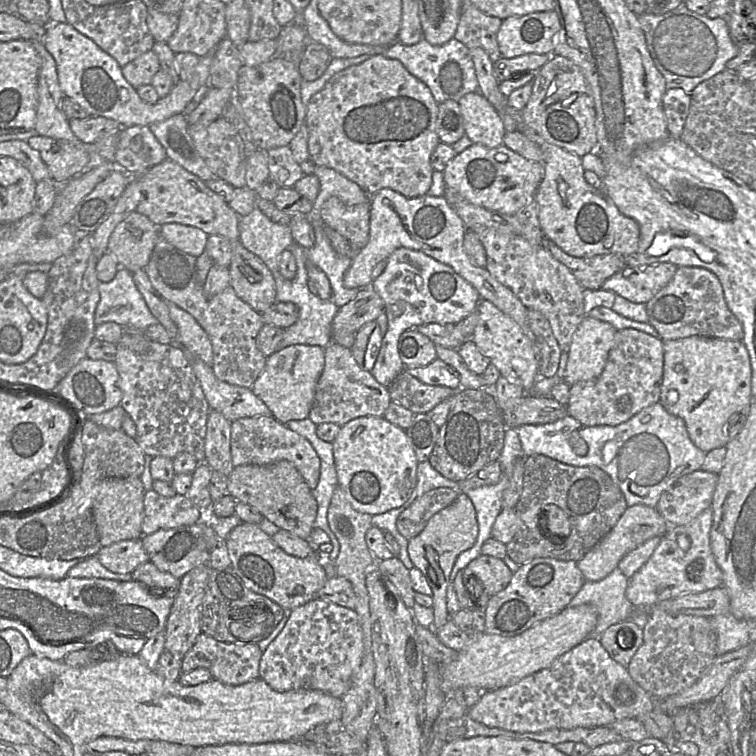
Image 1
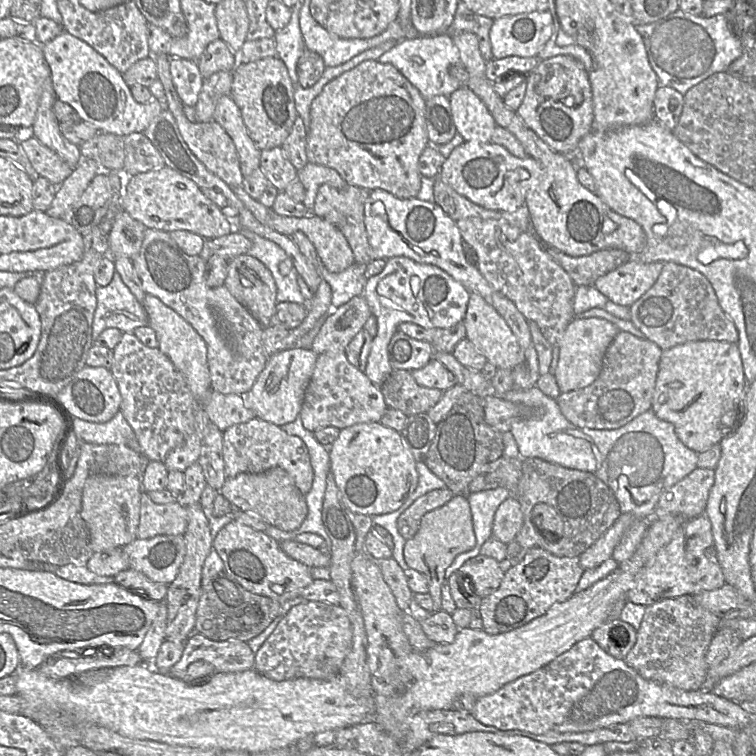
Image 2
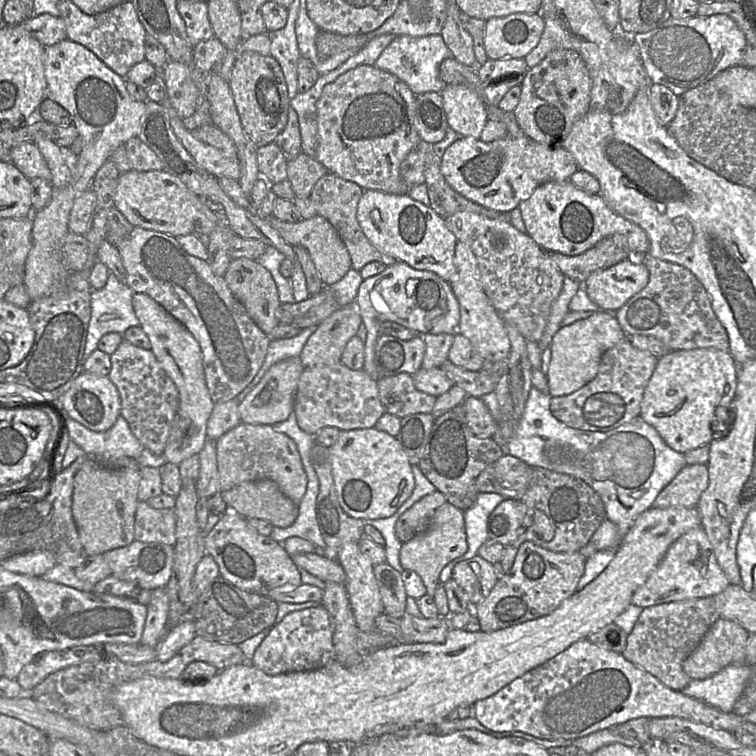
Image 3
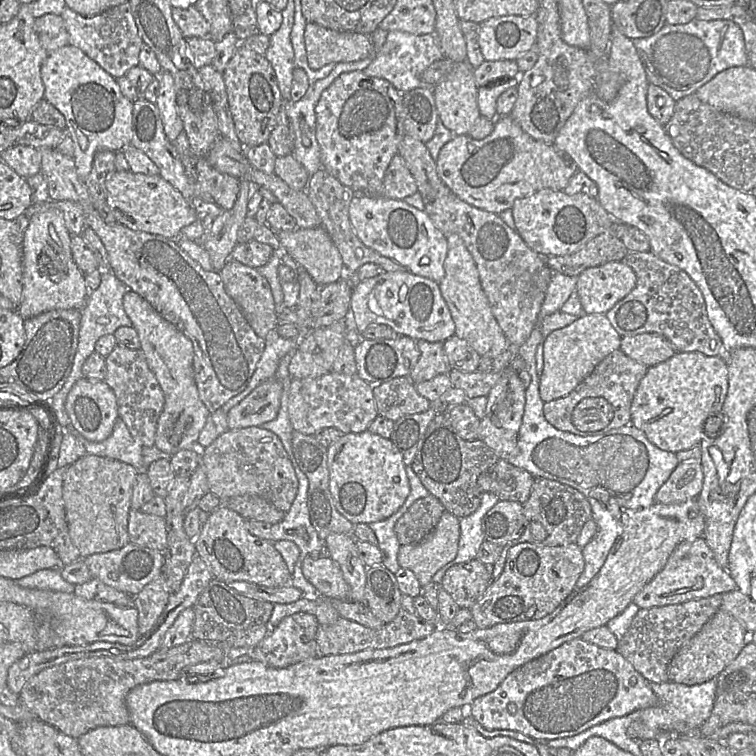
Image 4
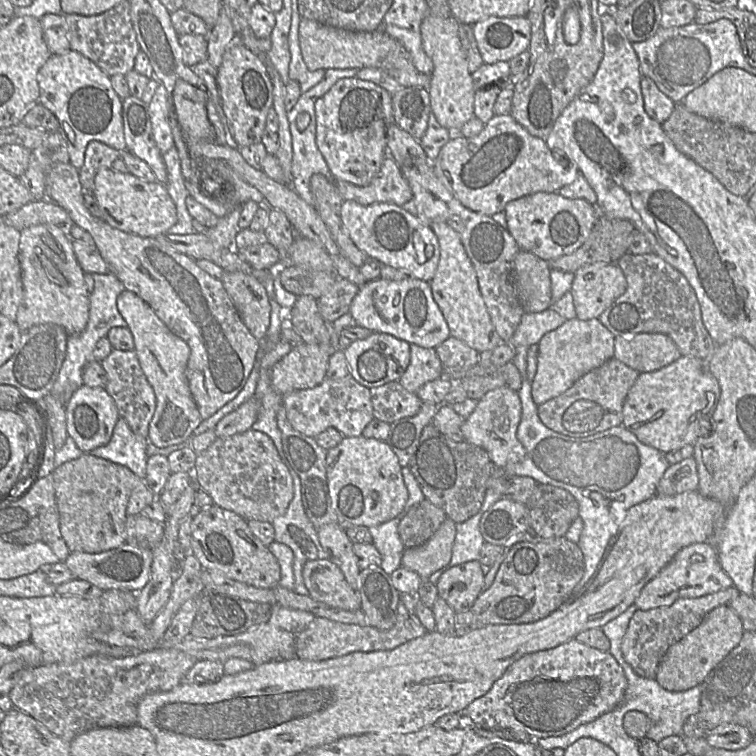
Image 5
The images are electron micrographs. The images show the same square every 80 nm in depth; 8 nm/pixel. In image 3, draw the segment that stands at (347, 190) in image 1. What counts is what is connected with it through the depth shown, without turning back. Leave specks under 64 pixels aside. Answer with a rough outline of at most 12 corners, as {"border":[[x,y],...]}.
{"border":[[302,153],[287,162],[287,181],[309,198],[326,168]]}

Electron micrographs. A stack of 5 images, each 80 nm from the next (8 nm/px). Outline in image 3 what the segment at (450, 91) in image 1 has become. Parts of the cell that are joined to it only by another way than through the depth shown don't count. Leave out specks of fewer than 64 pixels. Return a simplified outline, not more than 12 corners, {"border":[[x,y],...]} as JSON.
{"border":[[441,35],[395,36],[373,65],[417,96],[442,92]]}

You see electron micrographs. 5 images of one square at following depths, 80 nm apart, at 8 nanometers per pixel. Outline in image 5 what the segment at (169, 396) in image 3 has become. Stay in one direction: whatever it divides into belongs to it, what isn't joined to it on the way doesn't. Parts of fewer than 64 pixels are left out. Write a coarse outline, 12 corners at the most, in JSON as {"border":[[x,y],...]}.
{"border":[[134,350],[101,362],[106,391],[132,431],[148,438],[156,397]]}

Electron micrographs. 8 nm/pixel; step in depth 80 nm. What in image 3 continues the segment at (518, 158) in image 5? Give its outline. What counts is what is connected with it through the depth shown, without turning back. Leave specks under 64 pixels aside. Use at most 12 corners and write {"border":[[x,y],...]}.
{"border":[[526,135],[460,136],[444,152],[449,186],[509,213],[579,166]]}

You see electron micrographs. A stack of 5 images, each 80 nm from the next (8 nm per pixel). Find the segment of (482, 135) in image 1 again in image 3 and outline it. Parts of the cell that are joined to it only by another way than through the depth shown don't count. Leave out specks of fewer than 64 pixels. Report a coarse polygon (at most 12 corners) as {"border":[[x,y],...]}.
{"border":[[446,85],[449,127],[480,139],[489,119],[480,94]]}

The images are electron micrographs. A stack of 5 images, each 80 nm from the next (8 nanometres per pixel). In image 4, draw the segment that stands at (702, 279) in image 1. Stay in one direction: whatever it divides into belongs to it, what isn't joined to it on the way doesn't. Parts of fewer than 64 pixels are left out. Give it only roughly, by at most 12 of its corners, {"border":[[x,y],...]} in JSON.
{"border":[[651,251],[622,261],[636,285],[605,314],[619,335],[726,354],[703,294]]}

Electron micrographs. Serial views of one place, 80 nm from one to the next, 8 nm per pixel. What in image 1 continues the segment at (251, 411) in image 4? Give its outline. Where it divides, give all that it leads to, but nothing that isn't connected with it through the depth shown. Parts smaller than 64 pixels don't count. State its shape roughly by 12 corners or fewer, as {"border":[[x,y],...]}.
{"border":[[325,348],[267,357],[251,390],[280,423],[308,418]]}

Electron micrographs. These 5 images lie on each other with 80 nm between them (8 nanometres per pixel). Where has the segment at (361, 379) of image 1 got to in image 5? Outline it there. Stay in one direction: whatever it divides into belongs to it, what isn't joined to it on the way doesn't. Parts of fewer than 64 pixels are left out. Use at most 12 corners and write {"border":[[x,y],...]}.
{"border":[[351,375],[283,396],[291,426],[360,436],[374,419],[370,388]]}

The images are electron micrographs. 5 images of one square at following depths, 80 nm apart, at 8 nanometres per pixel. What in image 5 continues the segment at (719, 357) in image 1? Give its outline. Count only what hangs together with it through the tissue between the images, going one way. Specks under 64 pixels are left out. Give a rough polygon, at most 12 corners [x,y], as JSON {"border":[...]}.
{"border":[[706,360],[640,373],[622,426],[665,454],[709,429],[720,392]]}

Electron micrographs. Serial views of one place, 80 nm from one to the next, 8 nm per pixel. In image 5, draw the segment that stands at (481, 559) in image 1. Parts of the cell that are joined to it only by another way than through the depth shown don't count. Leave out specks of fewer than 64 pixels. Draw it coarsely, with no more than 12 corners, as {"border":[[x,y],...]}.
{"border":[[478,560],[453,566],[438,579],[438,596],[456,613],[483,591]]}

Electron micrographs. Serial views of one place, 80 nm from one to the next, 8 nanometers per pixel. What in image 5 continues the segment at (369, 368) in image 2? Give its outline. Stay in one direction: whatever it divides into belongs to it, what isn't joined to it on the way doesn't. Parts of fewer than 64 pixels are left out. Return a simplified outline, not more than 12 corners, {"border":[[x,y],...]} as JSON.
{"border":[[379,277],[359,287],[357,326],[424,348],[450,337],[430,283]]}

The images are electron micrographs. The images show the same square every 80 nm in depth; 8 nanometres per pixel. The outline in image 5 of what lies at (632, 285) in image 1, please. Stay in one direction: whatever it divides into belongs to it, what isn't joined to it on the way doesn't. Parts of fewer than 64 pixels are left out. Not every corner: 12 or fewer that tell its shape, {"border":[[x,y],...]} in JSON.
{"border":[[617,263],[574,273],[576,318],[598,318],[627,288]]}

